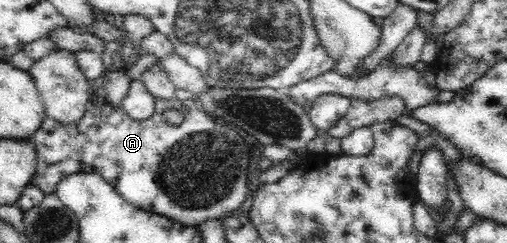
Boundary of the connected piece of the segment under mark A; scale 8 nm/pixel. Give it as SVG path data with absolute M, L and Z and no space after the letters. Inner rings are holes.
M176 97L155 98L155 116L144 121L132 121L117 109L112 109L107 99L100 98L95 106L88 102L83 120L78 127L62 126L45 118L30 140L37 151L37 170L31 184L40 189L41 196L54 194L56 185L72 174L86 173L99 175L105 182L115 187L122 198L148 212L167 216L178 223L202 224L208 219L218 219L231 213L246 200L250 194L247 173L250 169L250 150L245 140L225 122L213 119L203 108L185 108ZM172 108L186 110L188 119L183 126L166 126L162 113Z

